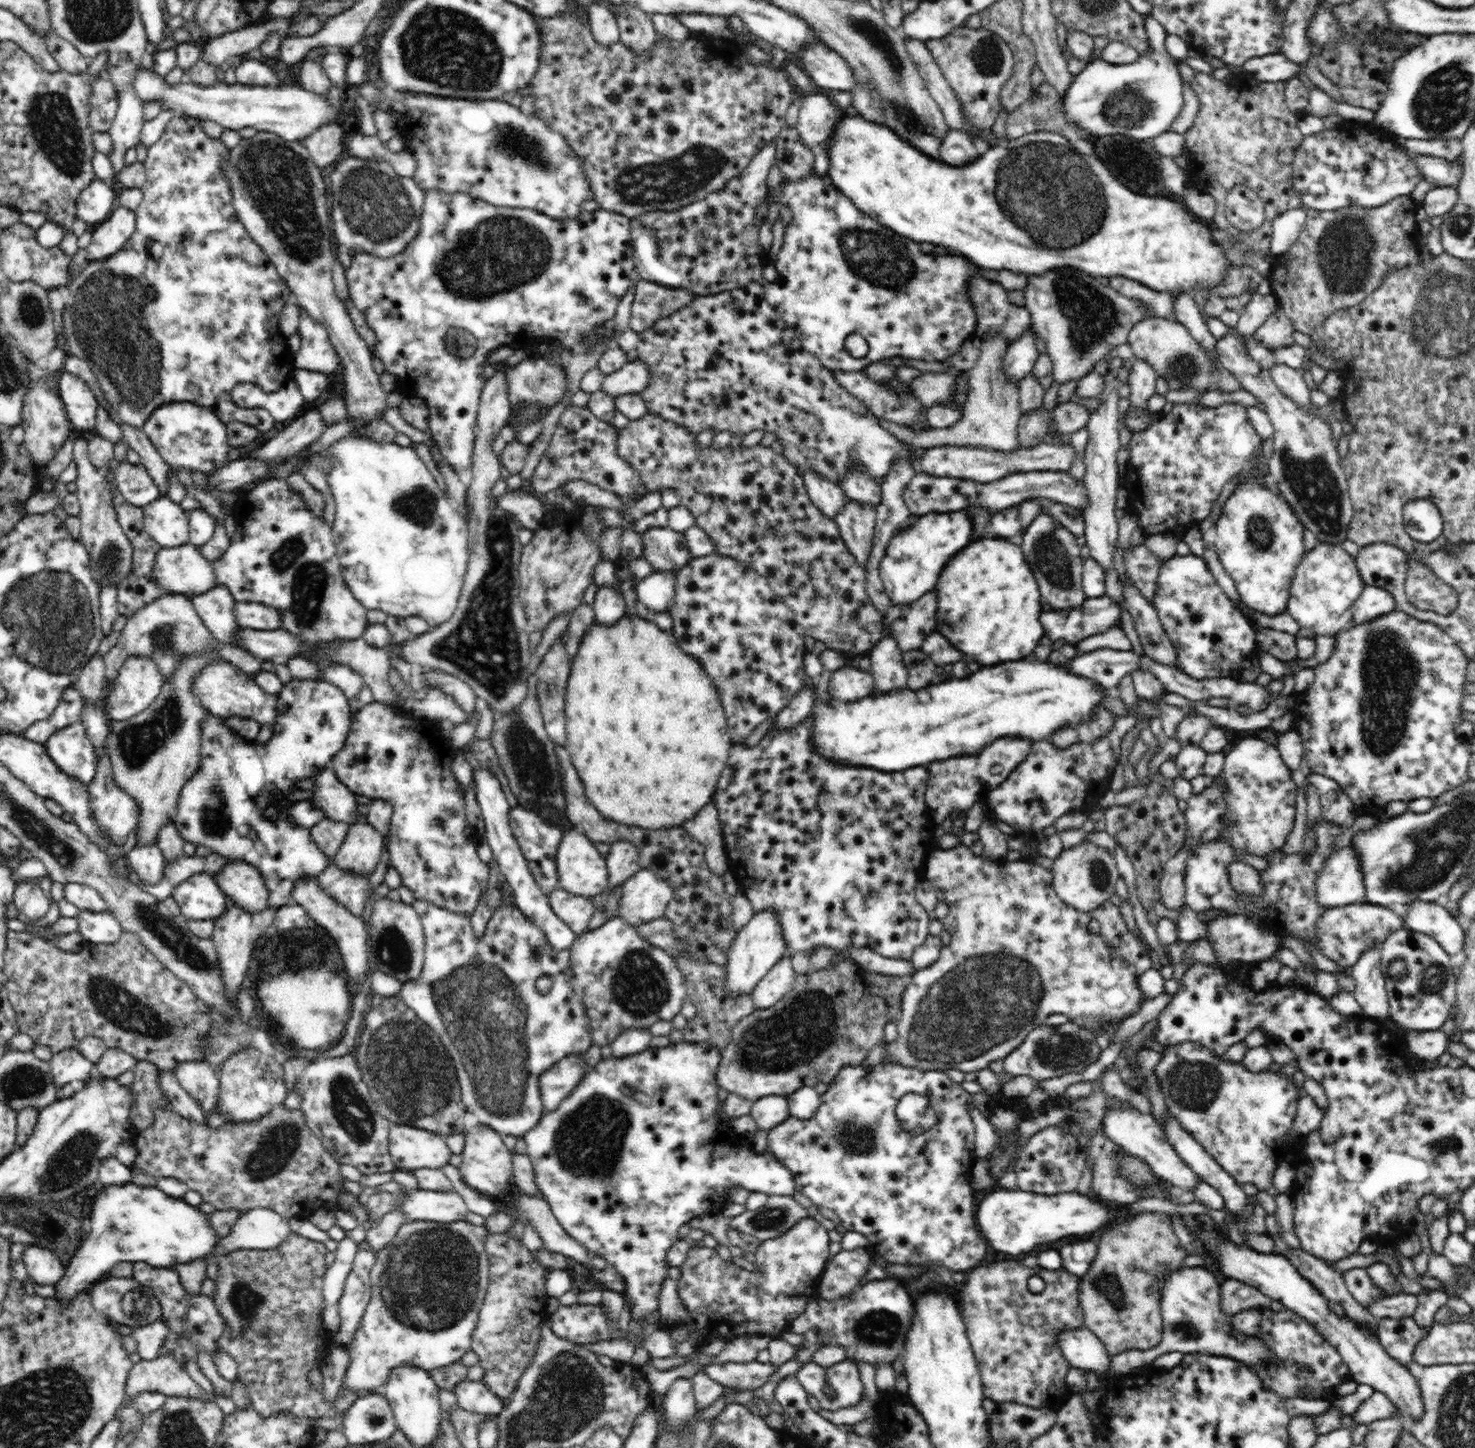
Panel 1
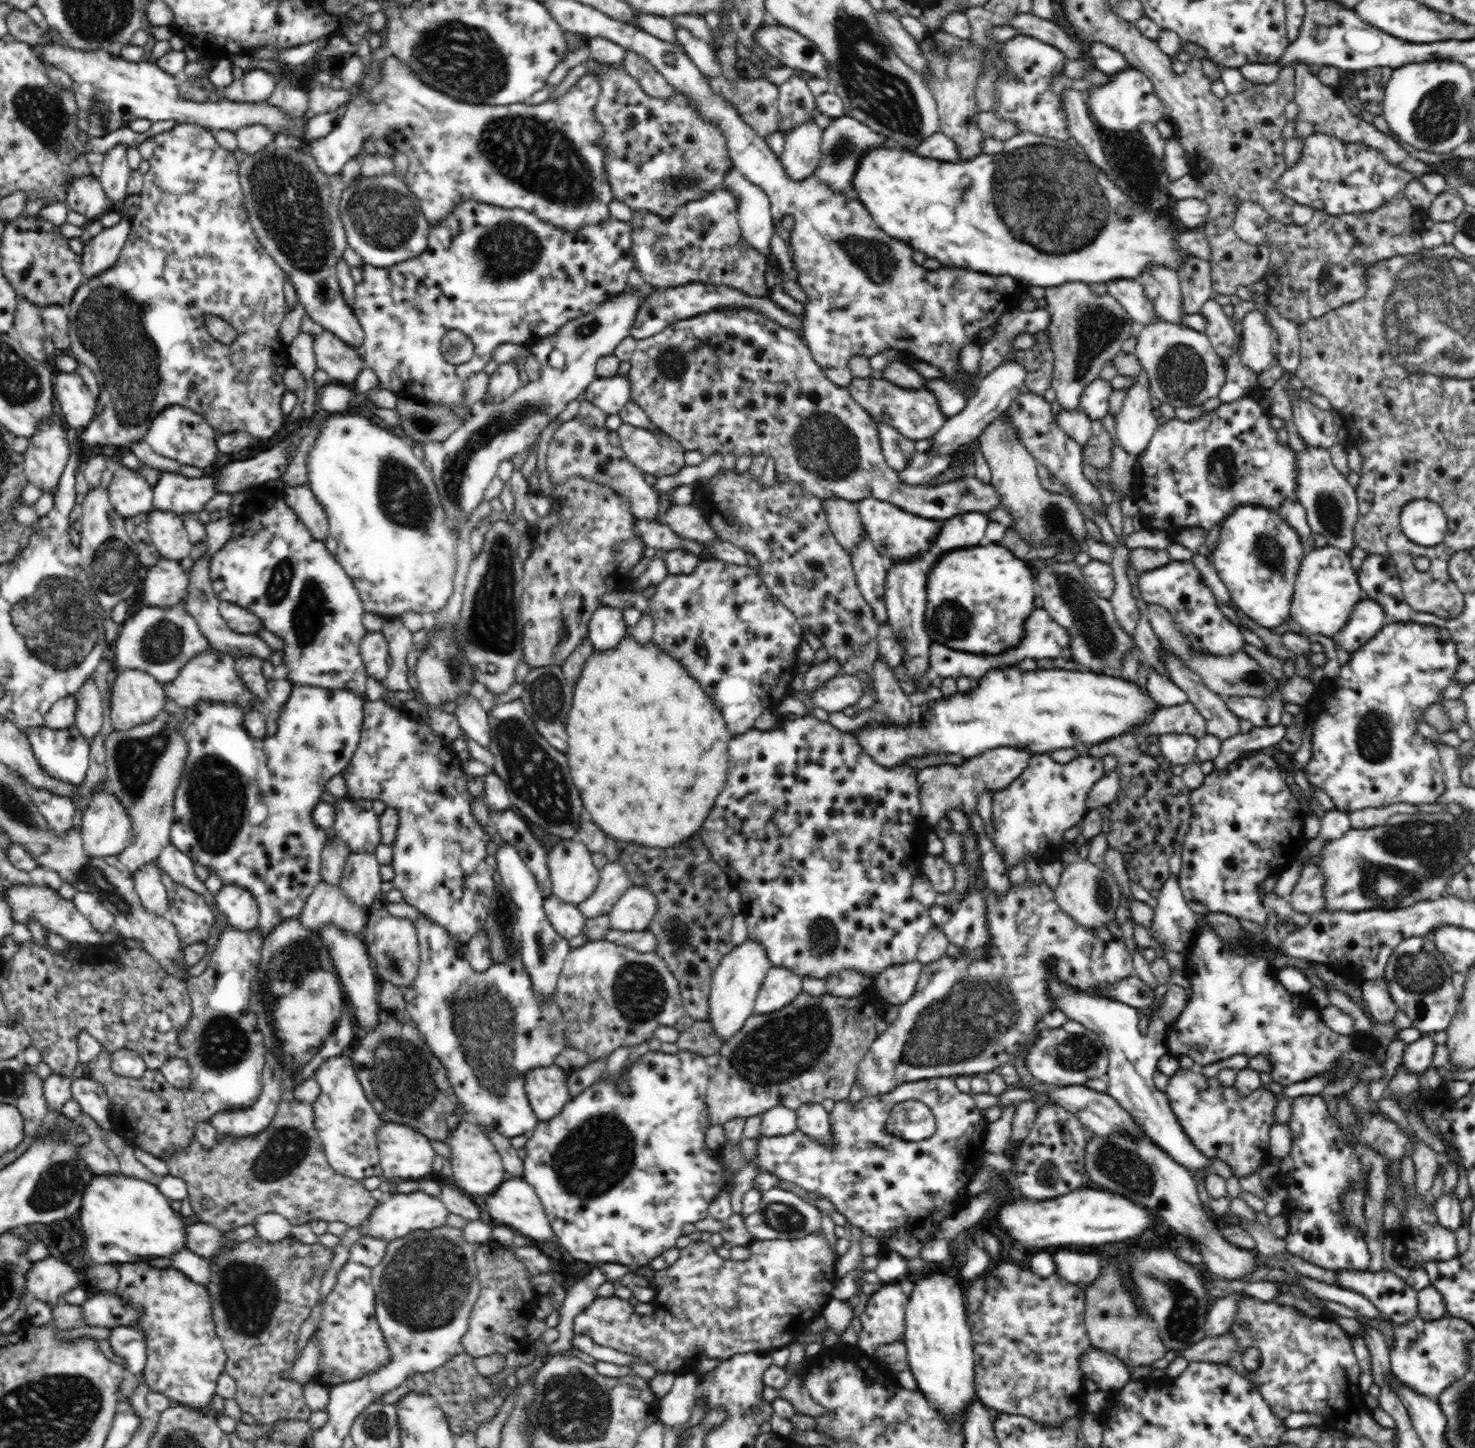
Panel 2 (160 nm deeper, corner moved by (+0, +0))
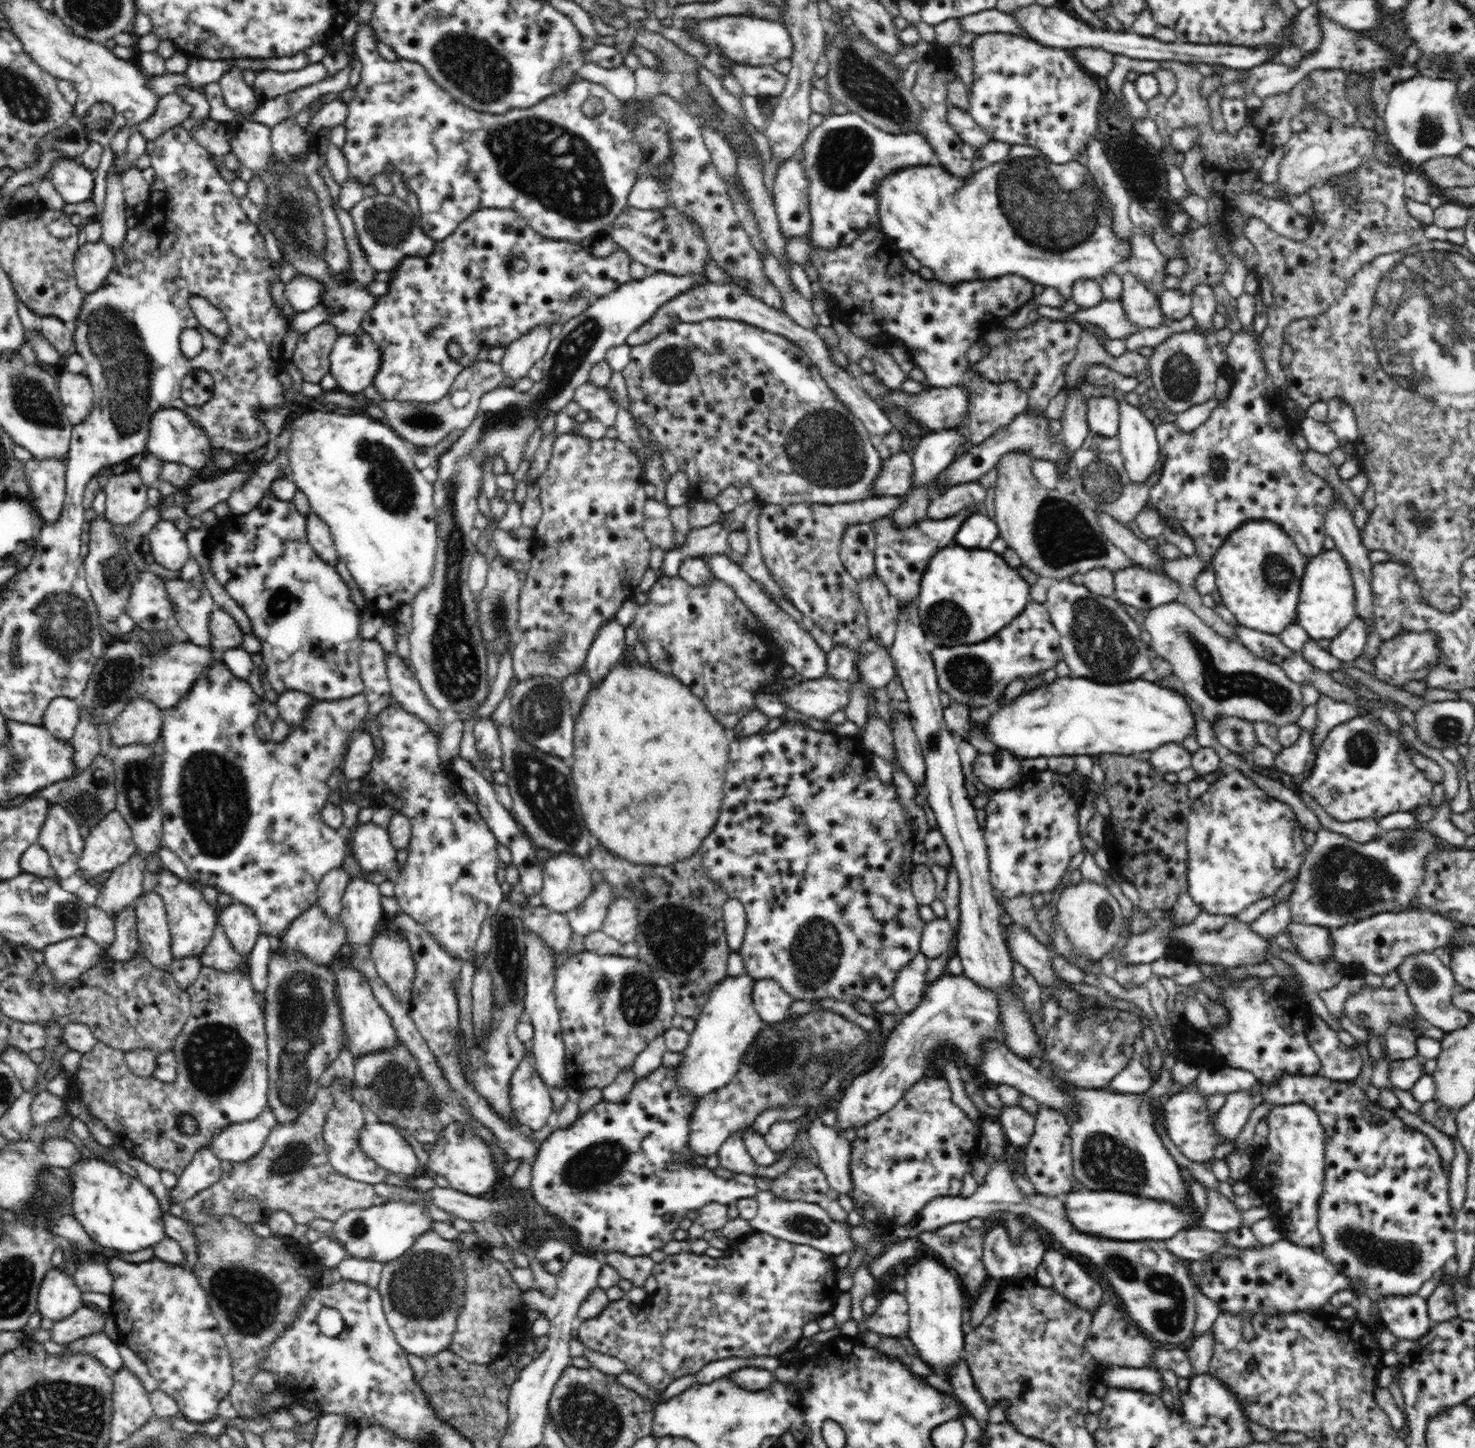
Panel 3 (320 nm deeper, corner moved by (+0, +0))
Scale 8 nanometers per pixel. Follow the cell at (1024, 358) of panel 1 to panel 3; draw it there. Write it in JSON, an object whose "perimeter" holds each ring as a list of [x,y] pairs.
{"perimeter":[[[960,426],[952,429],[931,432],[920,438],[919,444],[911,453],[913,462],[912,488],[930,484],[946,466],[950,466],[956,458],[956,453],[963,450],[965,442],[970,441],[960,435]]]}

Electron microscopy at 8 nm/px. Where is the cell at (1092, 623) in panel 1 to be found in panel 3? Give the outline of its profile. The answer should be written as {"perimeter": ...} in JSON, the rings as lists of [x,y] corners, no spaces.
{"perimeter":[[[1030,602],[1012,624],[1002,628],[998,636],[990,636],[980,644],[936,647],[931,653],[938,684],[953,702],[964,704],[973,715],[983,714],[997,705],[998,698],[1014,680],[1028,680],[1044,674],[1063,660],[1061,636],[1044,604]]]}

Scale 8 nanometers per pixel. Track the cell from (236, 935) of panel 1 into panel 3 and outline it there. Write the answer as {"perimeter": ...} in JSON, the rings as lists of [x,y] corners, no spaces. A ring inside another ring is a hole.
{"perimeter":[[[244,955],[244,959],[246,964],[234,972],[222,972],[203,966],[198,978],[186,988],[191,999],[192,1014],[172,1046],[171,1052],[178,1065],[178,1076],[174,1082],[163,1083],[156,1079],[155,1075],[141,1081],[126,1065],[123,1051],[115,1050],[100,1041],[90,1052],[81,1056],[80,1068],[71,1076],[74,1087],[69,1096],[82,1100],[90,1114],[104,1122],[113,1132],[121,1149],[131,1157],[153,1166],[159,1173],[169,1170],[178,1178],[202,1148],[211,1146],[211,1141],[222,1128],[228,1128],[228,1124],[254,1120],[268,1105],[269,1073],[265,1017],[250,981],[249,956]],[[182,1113],[198,1121],[198,1132],[195,1136],[186,1135],[186,1132],[181,1132],[175,1124],[177,1116]]]}

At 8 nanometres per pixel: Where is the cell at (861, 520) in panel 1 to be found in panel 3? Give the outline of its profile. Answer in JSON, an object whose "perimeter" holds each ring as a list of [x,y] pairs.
{"perimeter":[[[877,573],[864,578],[858,584],[859,598],[867,616],[867,630],[880,646],[890,649],[896,638],[899,608],[896,599],[890,597]]]}

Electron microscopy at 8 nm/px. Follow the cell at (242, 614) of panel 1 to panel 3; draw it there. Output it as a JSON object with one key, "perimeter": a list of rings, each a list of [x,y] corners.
{"perimeter":[[[216,606],[216,609],[210,613],[208,628],[210,633],[208,647],[212,651],[220,650],[228,655],[231,649],[241,648],[244,633],[234,618],[225,610]]]}

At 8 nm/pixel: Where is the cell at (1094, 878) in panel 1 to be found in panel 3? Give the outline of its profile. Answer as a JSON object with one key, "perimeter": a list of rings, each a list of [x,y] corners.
{"perimeter":[[[1082,880],[1077,885],[1070,884],[1062,890],[1057,902],[1057,918],[1075,951],[1100,964],[1100,959],[1119,942],[1120,926],[1124,917],[1120,904],[1107,887]]]}

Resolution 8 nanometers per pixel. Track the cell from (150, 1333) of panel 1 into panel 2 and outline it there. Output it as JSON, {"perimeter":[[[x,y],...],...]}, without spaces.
{"perimeter":[[[118,1326],[111,1330],[108,1342],[114,1354],[124,1358],[123,1368],[132,1374],[143,1372],[146,1362],[146,1343],[143,1334],[133,1326]]]}

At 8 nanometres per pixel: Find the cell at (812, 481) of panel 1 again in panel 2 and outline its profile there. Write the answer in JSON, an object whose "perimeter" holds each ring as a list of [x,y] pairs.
{"perimeter":[[[843,498],[822,499],[824,513],[835,540],[850,555],[863,540],[865,532],[857,503]]]}

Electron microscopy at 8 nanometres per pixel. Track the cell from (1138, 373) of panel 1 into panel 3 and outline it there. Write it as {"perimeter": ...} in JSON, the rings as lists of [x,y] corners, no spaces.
{"perimeter":[[[1119,401],[1120,422],[1117,439],[1129,479],[1134,484],[1151,480],[1160,455],[1155,425],[1142,413],[1141,402]]]}

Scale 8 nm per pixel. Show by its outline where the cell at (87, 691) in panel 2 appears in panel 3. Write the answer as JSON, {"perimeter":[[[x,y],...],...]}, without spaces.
{"perimeter":[[[81,710],[81,716],[71,738],[74,747],[73,760],[78,773],[84,772],[94,758],[100,754],[100,734],[98,726],[94,726],[89,720],[90,714]]]}

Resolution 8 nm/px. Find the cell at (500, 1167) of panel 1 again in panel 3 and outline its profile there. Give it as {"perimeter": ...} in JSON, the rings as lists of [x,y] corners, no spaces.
{"perimeter":[[[446,1120],[438,1140],[433,1145],[434,1148],[429,1151],[428,1163],[424,1166],[428,1166],[437,1175],[444,1176],[450,1182],[449,1188],[474,1197],[492,1194],[492,1188],[496,1184],[493,1153],[470,1127],[458,1121]]]}

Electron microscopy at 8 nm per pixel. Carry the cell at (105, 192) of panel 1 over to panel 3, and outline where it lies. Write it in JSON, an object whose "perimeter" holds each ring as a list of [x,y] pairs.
{"perimeter":[[[58,157],[49,170],[52,185],[65,203],[76,204],[92,200],[95,173],[87,169],[78,159]]]}

